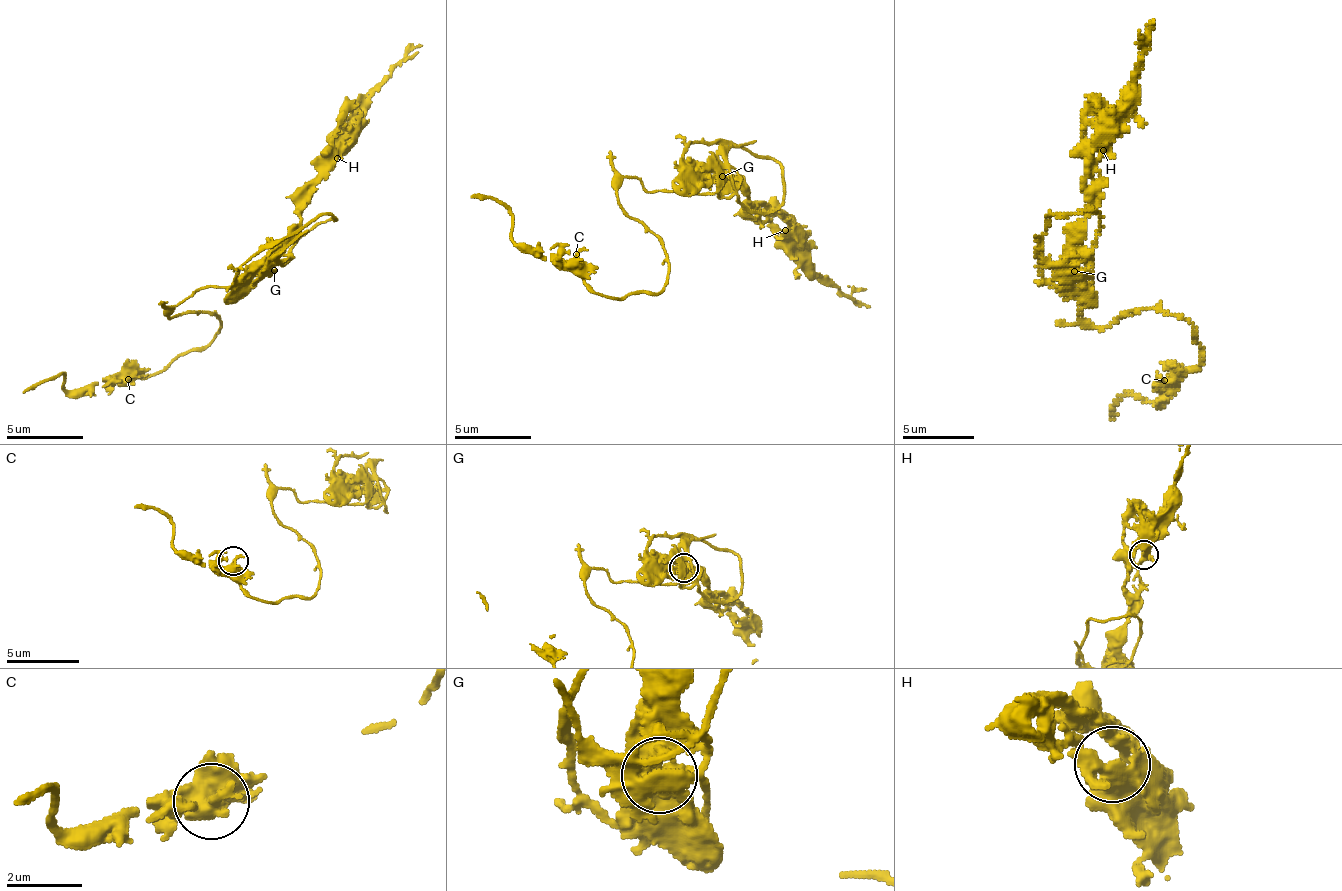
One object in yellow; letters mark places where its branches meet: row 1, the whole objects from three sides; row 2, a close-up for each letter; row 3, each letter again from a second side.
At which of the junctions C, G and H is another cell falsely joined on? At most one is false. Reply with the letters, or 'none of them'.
none of them

